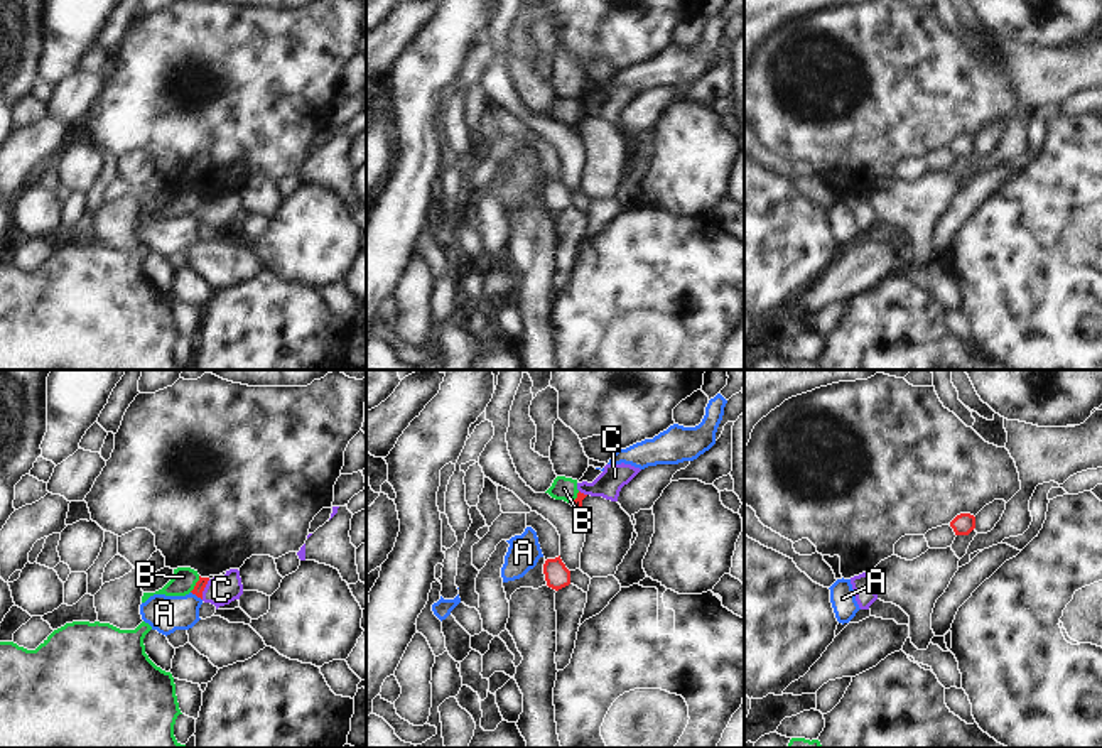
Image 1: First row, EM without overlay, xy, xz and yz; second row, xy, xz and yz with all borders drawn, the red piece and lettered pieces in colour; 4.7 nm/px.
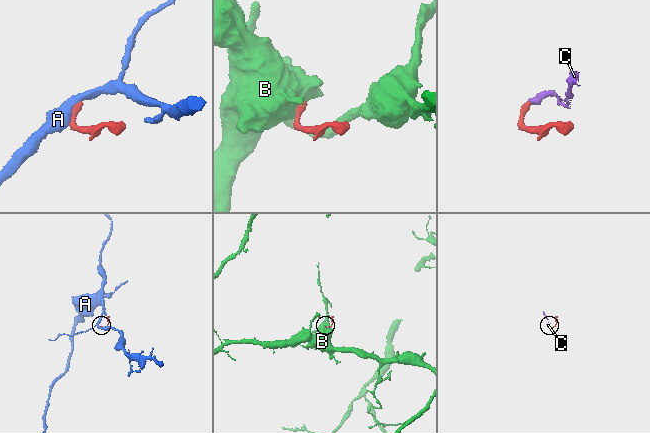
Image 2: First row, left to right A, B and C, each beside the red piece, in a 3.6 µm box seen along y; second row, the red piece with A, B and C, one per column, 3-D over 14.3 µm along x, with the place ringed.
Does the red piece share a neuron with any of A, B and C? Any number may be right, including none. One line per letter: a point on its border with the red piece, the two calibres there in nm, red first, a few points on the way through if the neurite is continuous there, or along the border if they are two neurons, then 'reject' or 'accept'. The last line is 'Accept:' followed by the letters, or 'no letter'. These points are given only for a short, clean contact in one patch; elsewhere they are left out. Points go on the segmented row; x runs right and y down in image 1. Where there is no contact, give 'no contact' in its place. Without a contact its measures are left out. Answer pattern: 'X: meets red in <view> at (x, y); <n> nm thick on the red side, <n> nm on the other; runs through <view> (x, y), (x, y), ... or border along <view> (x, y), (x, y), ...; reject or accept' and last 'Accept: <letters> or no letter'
A: meets red in xy at (196, 595); 50 nm thick on the red side, 180 nm on the other; border along xy (191, 591), (201, 600); reject
B: meets red in xy at (196, 585); 50 nm thick on the red side, 120 nm on the other; border along xy (199, 576), (189, 591); reject
C: meets red in xy at (203, 590); 50 nm thick on the red side, 140 nm on the other; runs through xy (199, 586), (203, 590), (221, 590); accept
Accept: C

